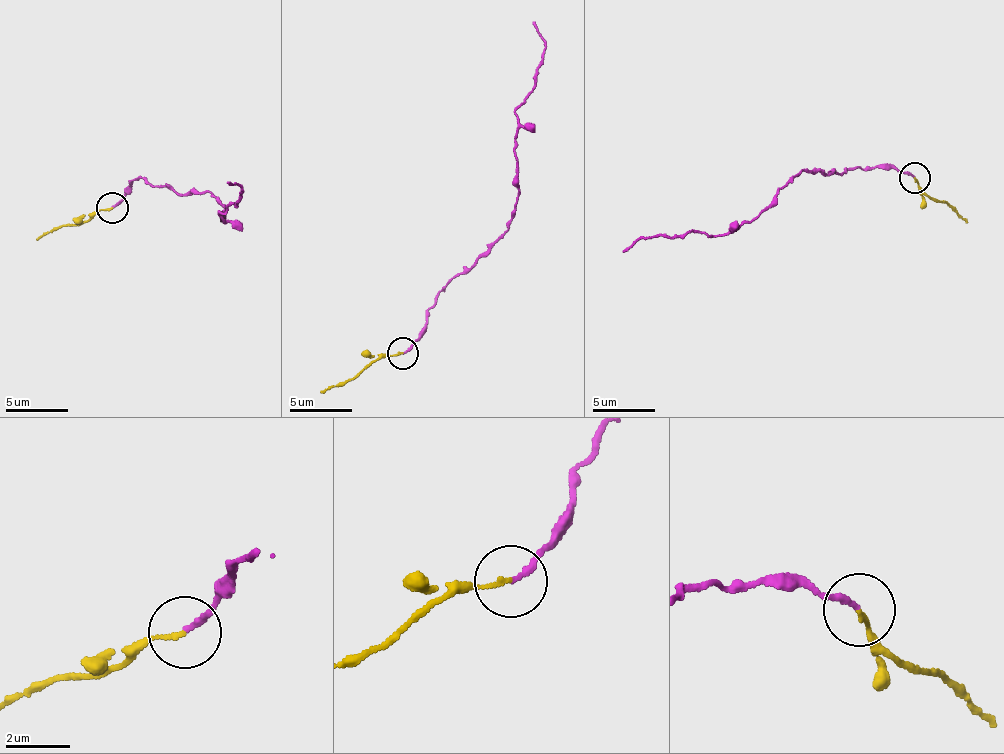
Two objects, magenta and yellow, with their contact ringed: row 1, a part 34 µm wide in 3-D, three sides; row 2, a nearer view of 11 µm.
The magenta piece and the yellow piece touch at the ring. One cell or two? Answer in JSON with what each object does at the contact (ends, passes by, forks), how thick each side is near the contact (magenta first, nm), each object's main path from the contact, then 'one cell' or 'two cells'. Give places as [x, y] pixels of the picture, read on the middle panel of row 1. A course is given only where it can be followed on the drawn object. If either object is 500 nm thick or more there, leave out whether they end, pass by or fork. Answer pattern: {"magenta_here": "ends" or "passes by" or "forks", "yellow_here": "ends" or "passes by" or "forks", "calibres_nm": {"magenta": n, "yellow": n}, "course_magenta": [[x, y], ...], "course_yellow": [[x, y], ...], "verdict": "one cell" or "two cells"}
{"magenta_here": "ends", "yellow_here": "ends", "calibres_nm": {"magenta": 170, "yellow": 120}, "course_magenta": [[403, 353], [452, 278], [475, 266], [503, 235], [520, 193], [515, 111], [544, 51], [533, 21]], "course_yellow": [[403, 353], [385, 355], [360, 373], [319, 392]], "verdict": "two cells"}

